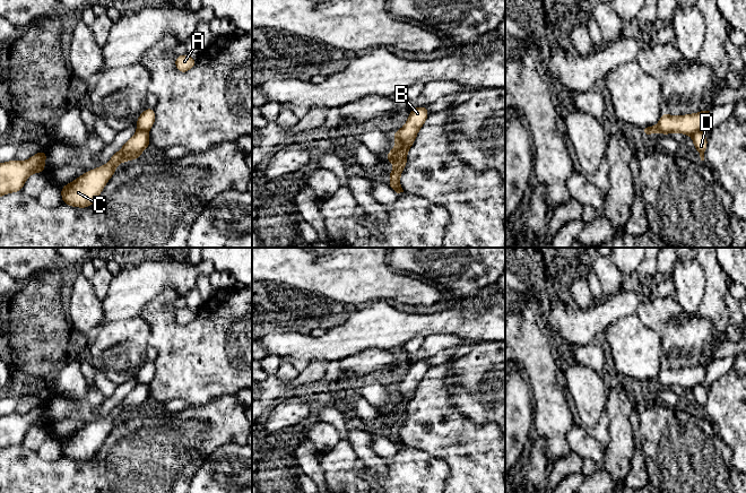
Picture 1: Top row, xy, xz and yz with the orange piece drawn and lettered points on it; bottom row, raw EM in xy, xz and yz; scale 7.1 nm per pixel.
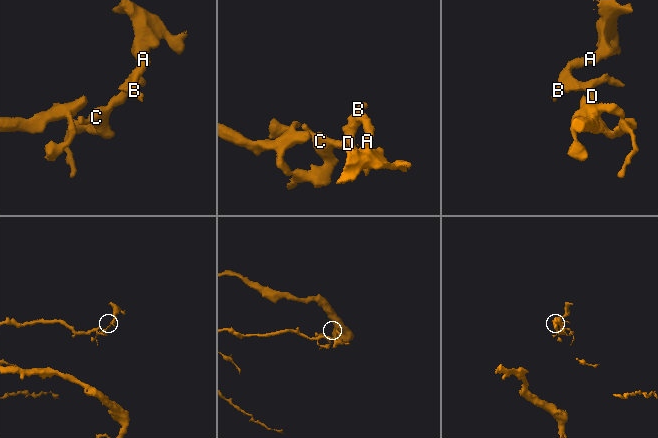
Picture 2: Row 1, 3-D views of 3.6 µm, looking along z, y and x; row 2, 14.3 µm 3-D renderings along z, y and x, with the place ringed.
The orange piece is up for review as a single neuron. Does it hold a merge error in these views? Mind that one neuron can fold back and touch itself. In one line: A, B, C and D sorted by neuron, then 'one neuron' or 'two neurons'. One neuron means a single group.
A B / C D; two neurons

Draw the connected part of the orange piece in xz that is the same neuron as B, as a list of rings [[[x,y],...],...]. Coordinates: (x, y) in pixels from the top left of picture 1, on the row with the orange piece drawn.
[[[425,105],[413,107],[405,126],[392,135],[396,147],[388,152],[387,162],[394,164],[393,171],[388,173],[388,175],[390,176],[389,184],[399,187],[397,193],[404,192],[400,185],[400,175],[407,165],[407,153],[414,145],[416,136],[424,126],[428,114]]]

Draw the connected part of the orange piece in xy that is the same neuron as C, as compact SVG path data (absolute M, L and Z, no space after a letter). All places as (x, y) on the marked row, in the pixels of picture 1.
M137 131L105 165L90 170L63 185L62 202L70 207L90 207L113 176L118 165L122 162L140 159L141 153L149 146L148 132Z

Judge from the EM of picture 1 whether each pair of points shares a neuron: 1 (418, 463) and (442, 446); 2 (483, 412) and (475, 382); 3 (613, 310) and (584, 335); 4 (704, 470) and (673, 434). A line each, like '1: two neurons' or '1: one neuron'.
1: two neurons
2: one neuron
3: one neuron
4: one neuron

